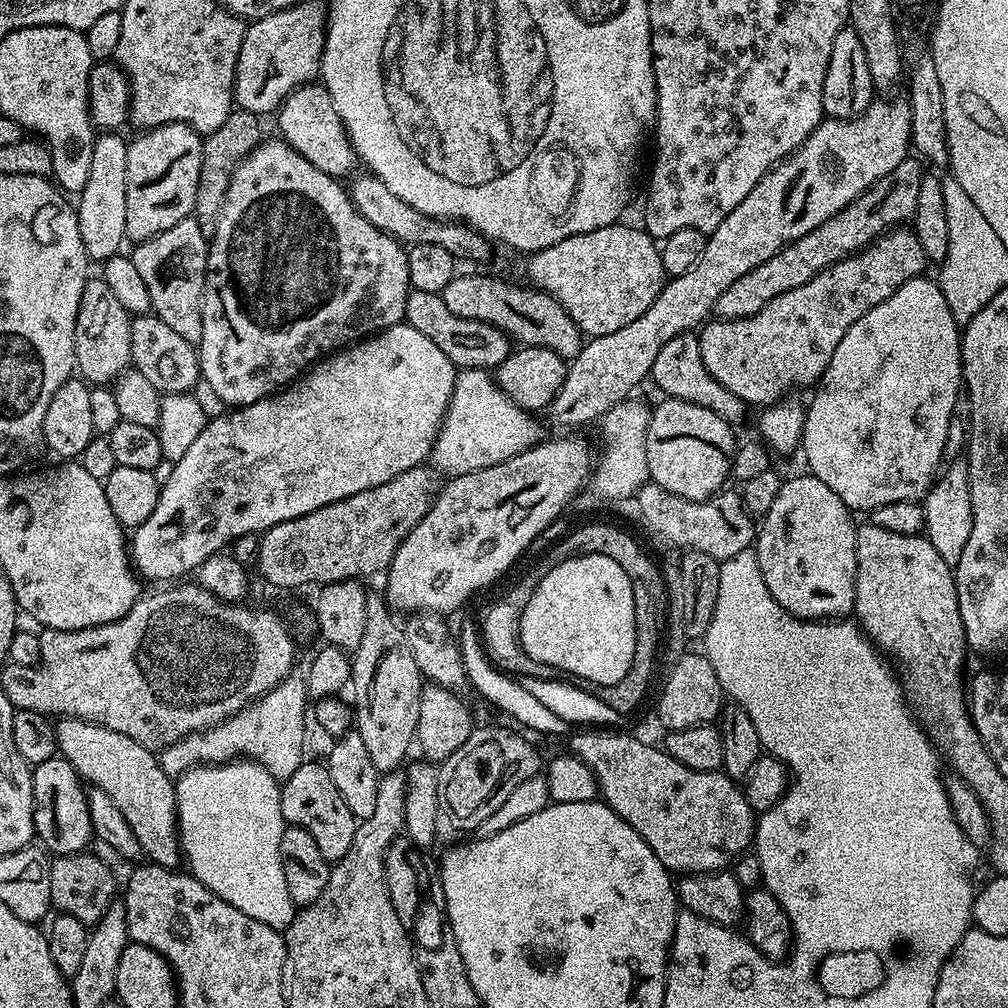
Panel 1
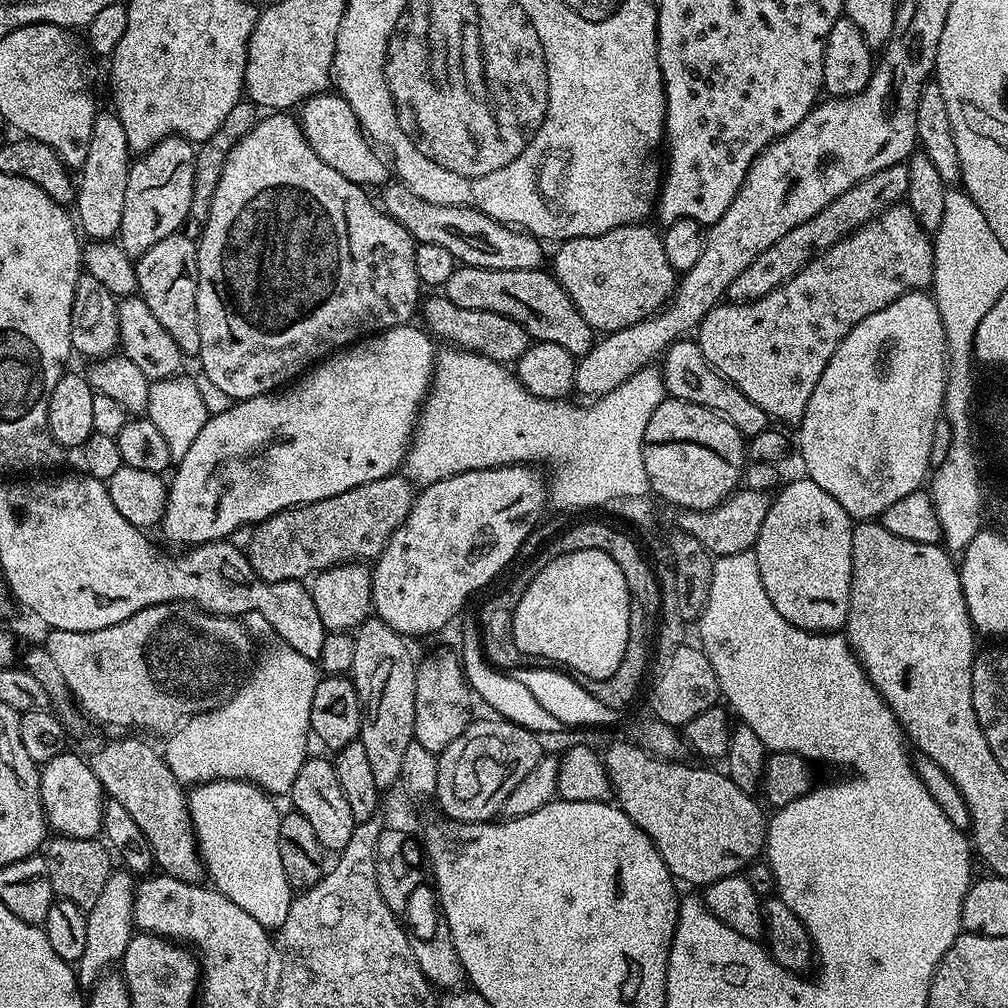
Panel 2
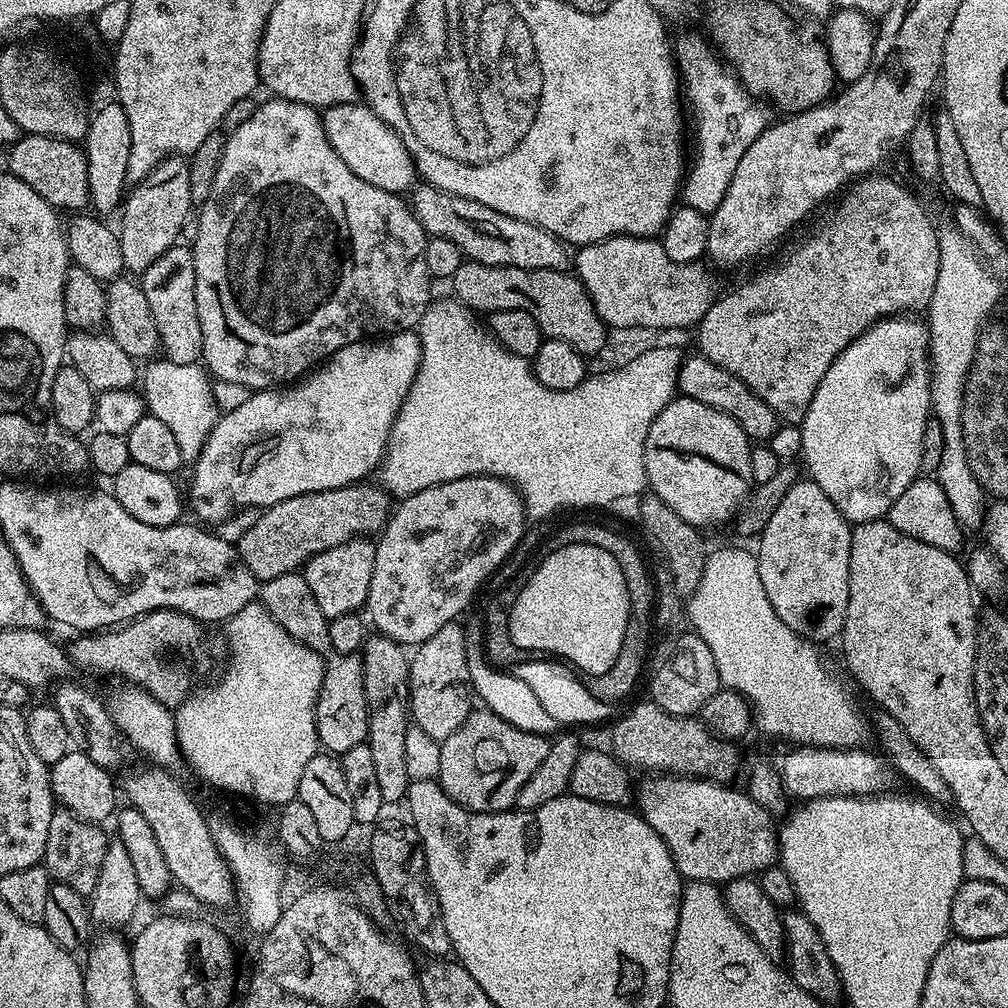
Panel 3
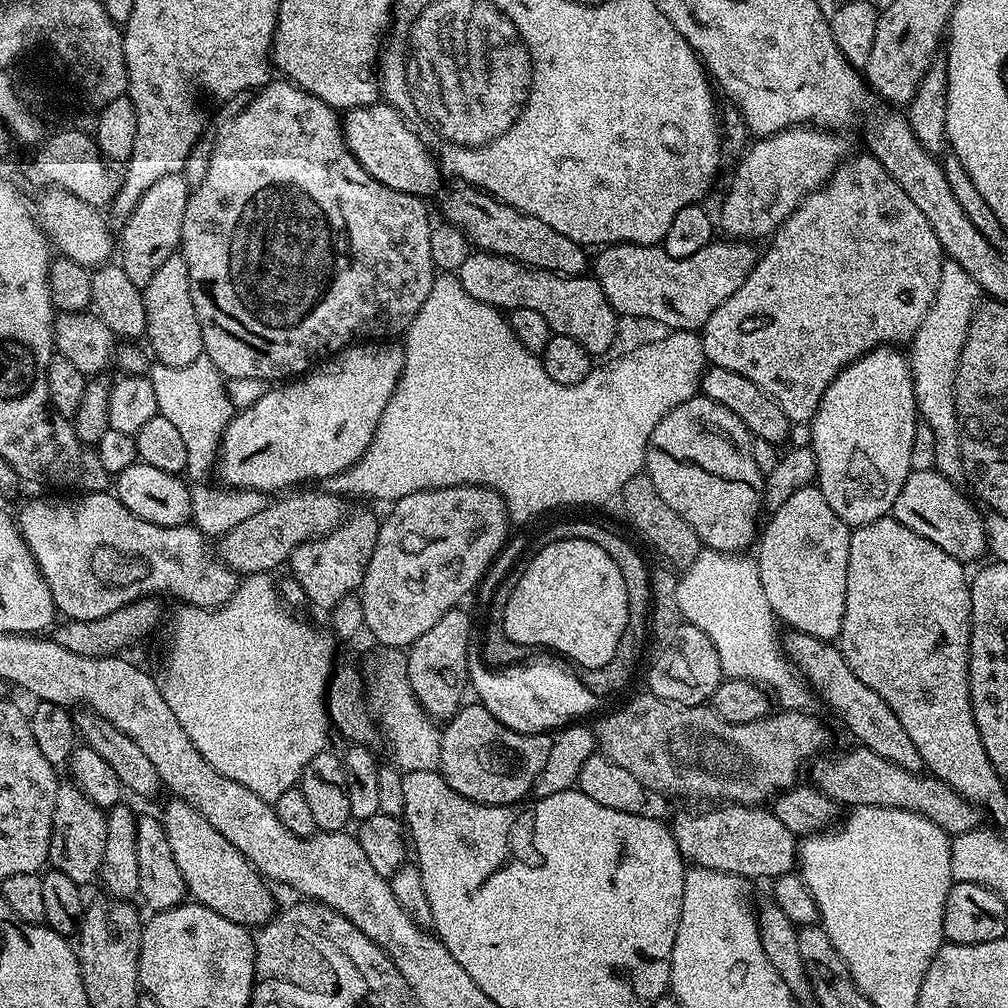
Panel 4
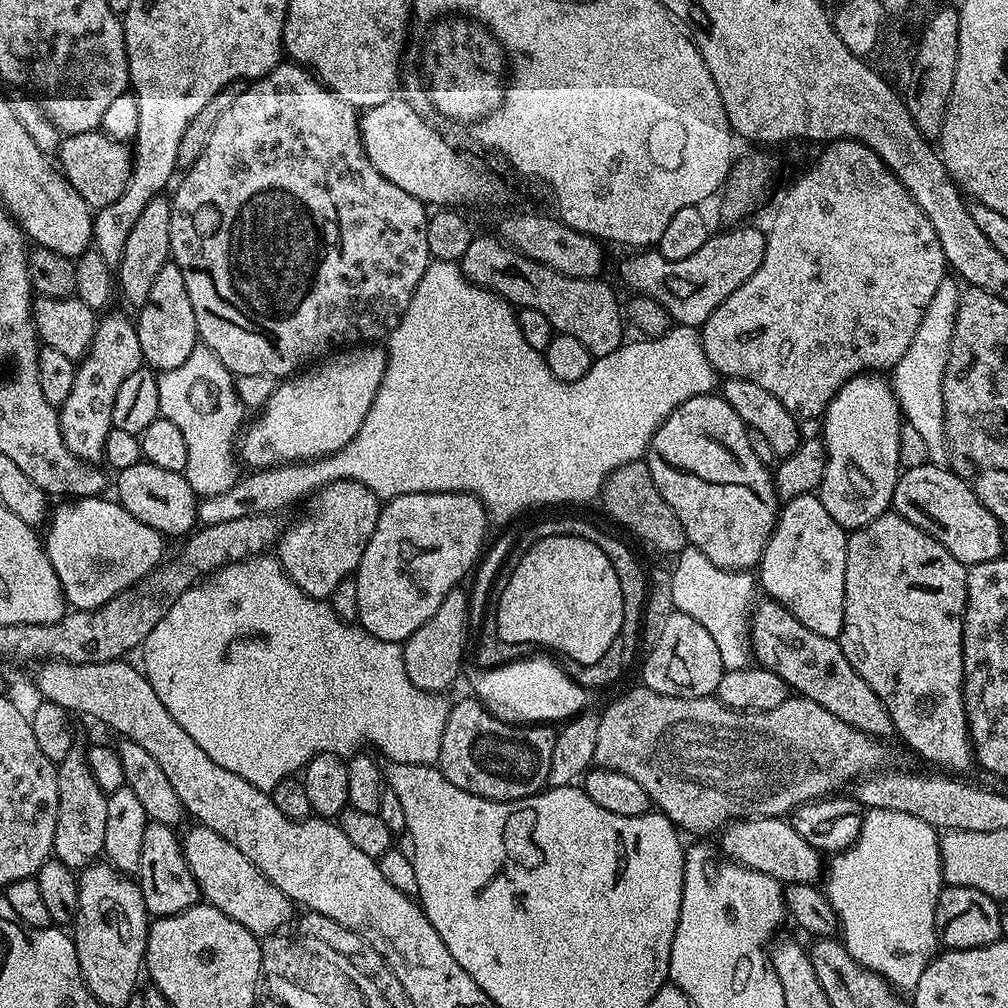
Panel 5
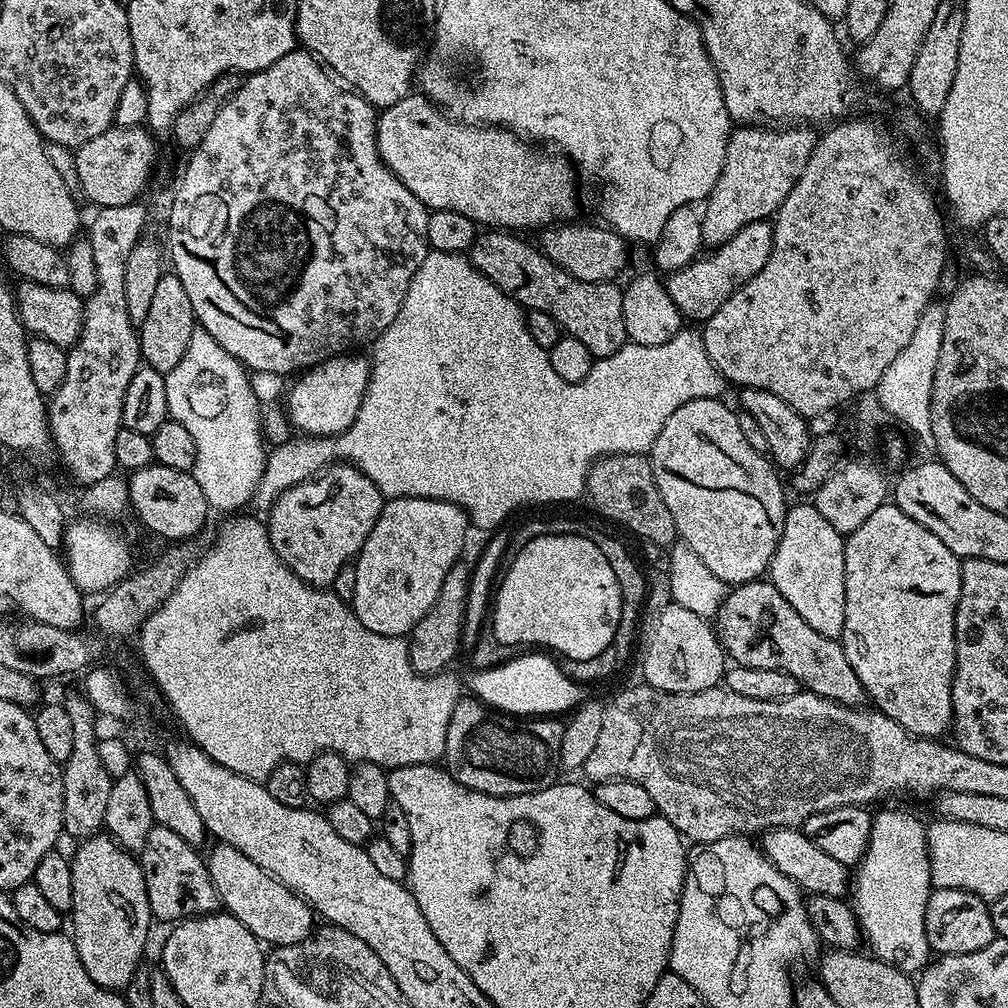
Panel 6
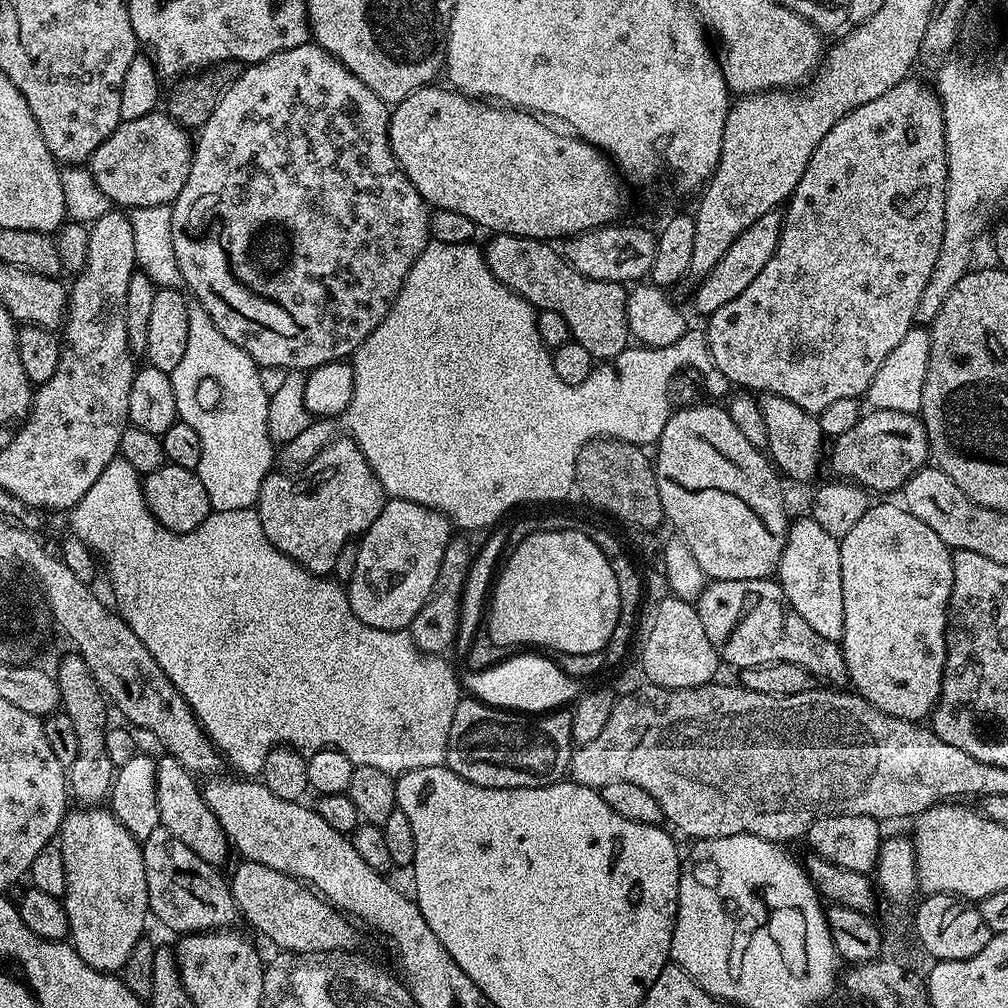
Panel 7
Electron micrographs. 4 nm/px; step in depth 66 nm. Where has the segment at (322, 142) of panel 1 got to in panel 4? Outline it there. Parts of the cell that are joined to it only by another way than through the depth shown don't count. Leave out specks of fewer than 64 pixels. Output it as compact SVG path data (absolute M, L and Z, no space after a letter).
M387 102L368 104L365 108L350 108L342 116L344 140L354 158L358 158L371 176L399 192L428 198L432 191L435 193L441 187L442 172L433 153L429 149L428 153L423 142L404 124L407 124L405 117Z

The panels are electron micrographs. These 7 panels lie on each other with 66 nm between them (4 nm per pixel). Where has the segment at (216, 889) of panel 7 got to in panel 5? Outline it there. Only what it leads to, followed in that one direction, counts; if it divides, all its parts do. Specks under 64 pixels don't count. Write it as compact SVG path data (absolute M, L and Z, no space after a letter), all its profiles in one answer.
M149 822L142 838L142 862L138 883L145 906L156 918L173 916L182 910L193 908L202 900L198 882L190 872L190 866L184 857L181 837L172 832L175 831L169 825Z

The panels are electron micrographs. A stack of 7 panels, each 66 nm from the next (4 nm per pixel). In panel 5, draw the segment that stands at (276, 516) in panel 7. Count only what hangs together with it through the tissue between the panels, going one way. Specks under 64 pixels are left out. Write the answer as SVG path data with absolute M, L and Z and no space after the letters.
M338 480L307 501L308 513L281 531L274 552L289 578L315 600L328 600L338 582L349 579L360 565L366 542L380 517L381 497L357 480Z

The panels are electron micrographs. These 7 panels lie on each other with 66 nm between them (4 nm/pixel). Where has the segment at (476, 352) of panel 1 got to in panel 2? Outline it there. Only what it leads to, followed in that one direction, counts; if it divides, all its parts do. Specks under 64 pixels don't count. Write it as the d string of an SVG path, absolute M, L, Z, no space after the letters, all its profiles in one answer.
M443 294L432 296L429 300L427 297L422 304L422 316L423 312L423 327L437 341L449 340L449 345L467 348L499 364L515 365L522 354L526 354L530 343L528 331L514 318L506 318L506 314L494 314L490 310L466 310L462 306L454 306L454 302Z

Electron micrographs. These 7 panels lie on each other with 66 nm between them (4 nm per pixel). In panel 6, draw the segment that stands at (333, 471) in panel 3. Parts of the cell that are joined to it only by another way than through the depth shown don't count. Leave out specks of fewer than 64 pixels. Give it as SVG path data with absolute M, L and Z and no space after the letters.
M360 354L332 356L329 360L323 360L307 369L293 388L291 385L286 396L286 416L293 429L301 428L302 431L309 432L309 437L319 438L338 436L351 426L360 409L364 391L368 388L370 371L369 361L356 355Z

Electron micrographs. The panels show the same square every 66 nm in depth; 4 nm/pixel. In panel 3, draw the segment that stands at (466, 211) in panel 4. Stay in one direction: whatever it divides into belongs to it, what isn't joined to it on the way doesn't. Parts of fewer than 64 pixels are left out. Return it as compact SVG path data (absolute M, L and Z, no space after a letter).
M425 183L411 189L410 203L412 213L416 215L418 222L422 222L429 237L450 238L450 242L454 242L454 246L458 246L458 250L469 260L490 266L501 264L526 270L564 270L569 267L570 252L564 241L542 230L542 226L510 218L482 202L452 196L449 192Z

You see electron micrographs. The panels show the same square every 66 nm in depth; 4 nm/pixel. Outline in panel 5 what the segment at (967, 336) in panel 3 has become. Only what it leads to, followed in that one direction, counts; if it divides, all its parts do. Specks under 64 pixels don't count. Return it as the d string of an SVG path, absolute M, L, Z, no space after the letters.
M946 278L941 282L938 290L934 290L934 298L930 298L930 306L926 306L922 314L922 322L918 322L918 330L914 330L914 339L906 349L906 354L902 354L902 358L898 358L896 365L890 369L892 392L900 404L901 417L906 421L907 427L909 424L920 435L920 440L928 451L927 459L933 464L949 463L942 382L950 354L950 342L954 338L961 295L961 285L955 279Z

